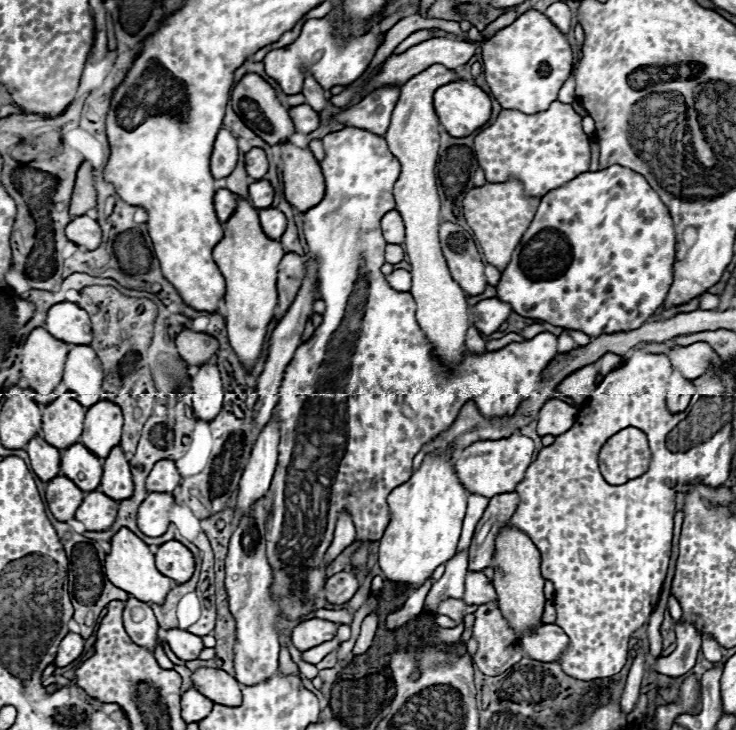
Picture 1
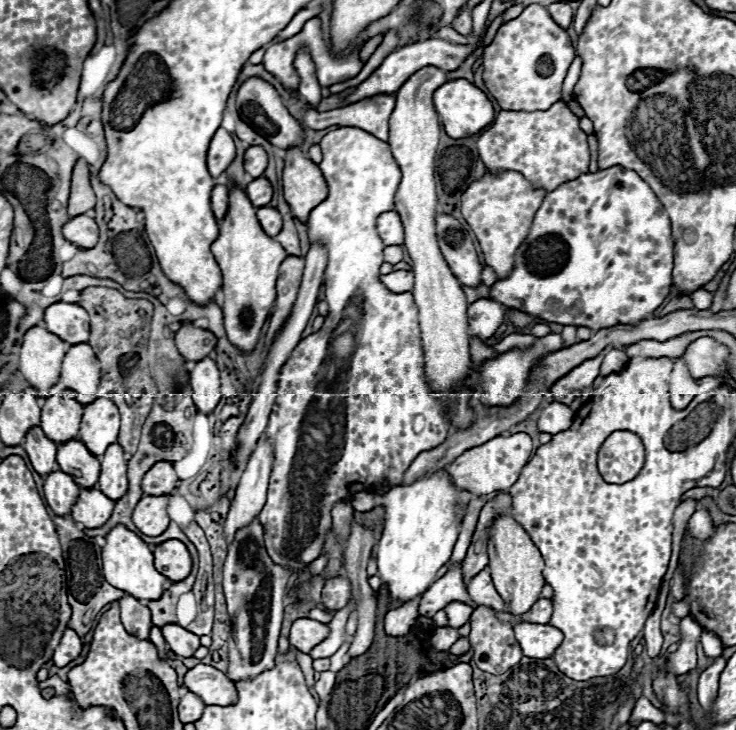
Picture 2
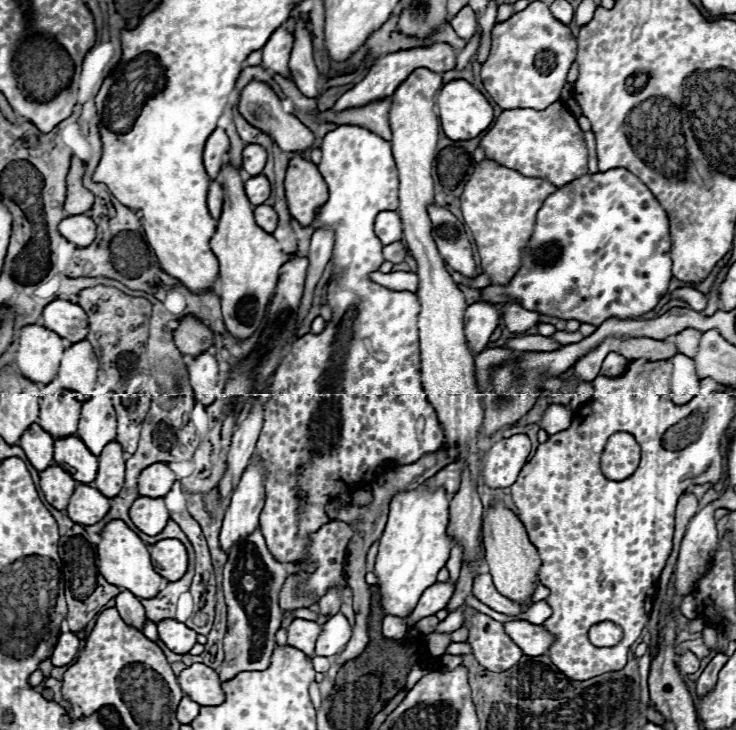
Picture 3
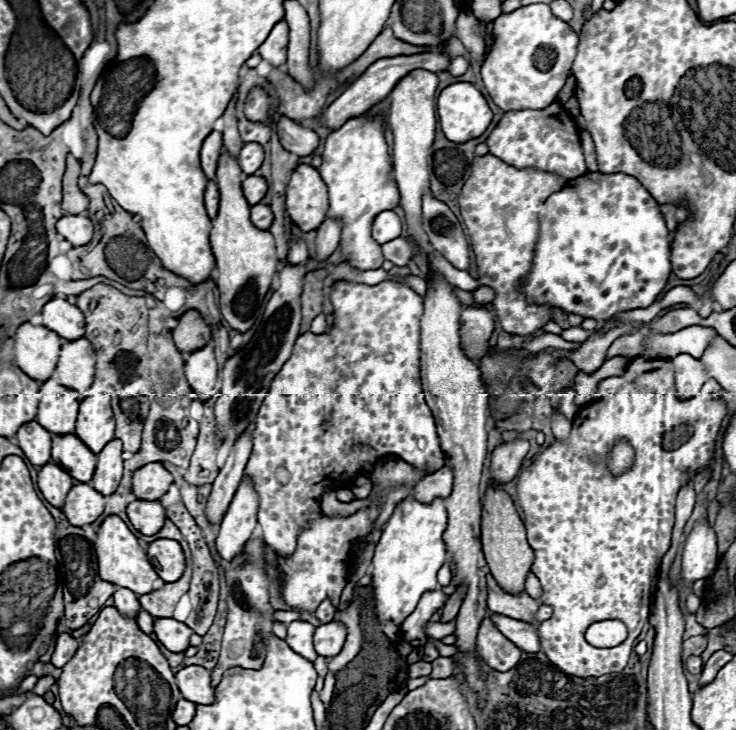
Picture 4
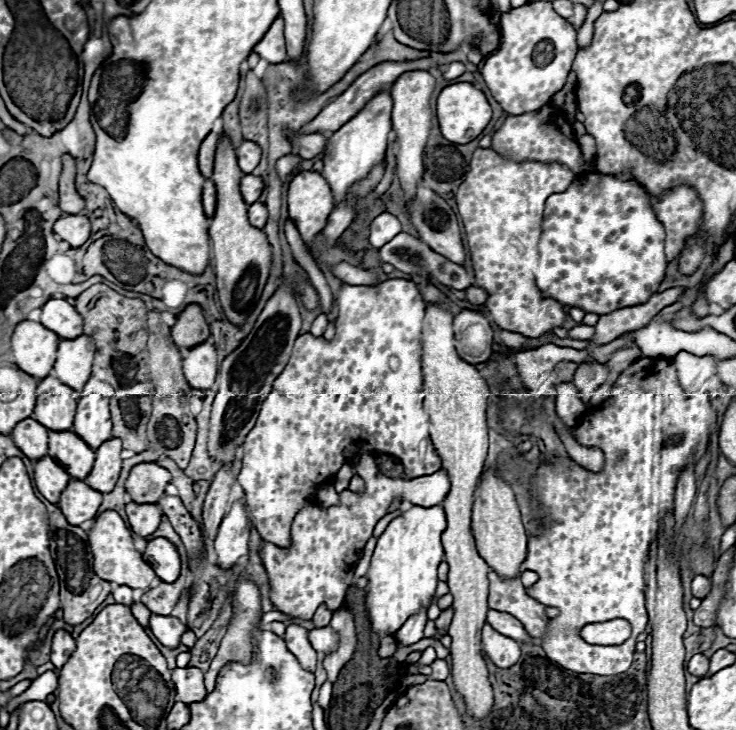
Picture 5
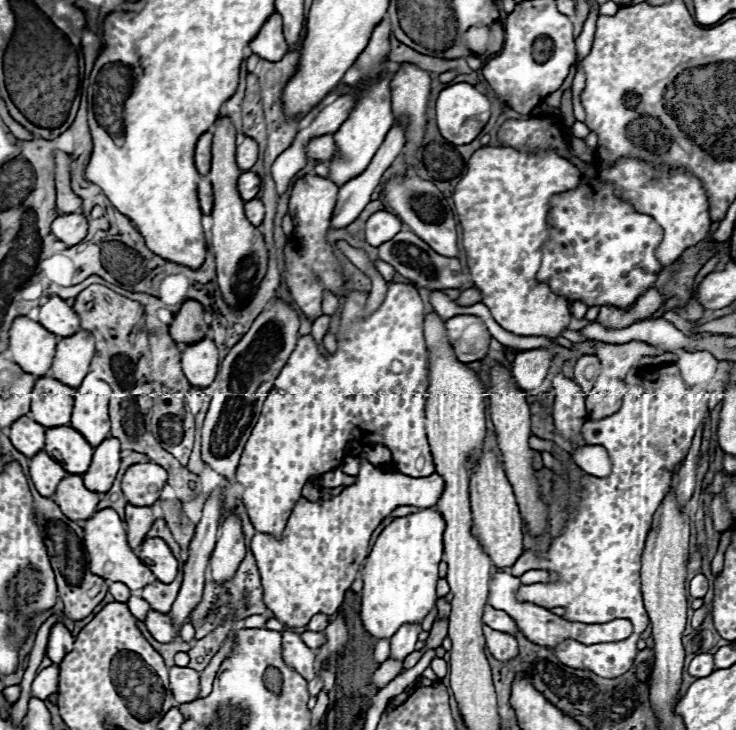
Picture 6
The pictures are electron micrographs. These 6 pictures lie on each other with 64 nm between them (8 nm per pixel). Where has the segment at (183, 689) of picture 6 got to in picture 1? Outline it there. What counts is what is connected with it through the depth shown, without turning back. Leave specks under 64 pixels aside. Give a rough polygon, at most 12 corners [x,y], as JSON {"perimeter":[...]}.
{"perimeter":[[200,668],[192,674],[214,704],[242,704],[240,682],[222,670]]}

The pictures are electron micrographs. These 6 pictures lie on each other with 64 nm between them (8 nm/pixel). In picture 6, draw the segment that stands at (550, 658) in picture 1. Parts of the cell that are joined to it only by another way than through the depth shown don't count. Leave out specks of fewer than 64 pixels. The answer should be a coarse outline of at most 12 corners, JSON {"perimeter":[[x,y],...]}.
{"perimeter":[[488,606],[482,622],[494,630],[518,632],[516,622],[506,612]]}

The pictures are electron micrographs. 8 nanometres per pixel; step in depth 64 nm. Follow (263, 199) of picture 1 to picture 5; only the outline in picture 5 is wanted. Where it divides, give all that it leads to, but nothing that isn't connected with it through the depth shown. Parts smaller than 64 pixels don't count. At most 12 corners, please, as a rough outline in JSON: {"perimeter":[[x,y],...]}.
{"perimeter":[[246,174],[240,190],[246,204],[254,204],[264,190],[260,176]]}

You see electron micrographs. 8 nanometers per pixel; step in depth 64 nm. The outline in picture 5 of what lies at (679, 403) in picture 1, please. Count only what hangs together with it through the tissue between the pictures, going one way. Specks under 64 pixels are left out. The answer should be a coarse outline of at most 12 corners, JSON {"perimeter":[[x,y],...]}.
{"perimeter":[[680,352],[672,358],[686,394],[714,376],[710,356]]}

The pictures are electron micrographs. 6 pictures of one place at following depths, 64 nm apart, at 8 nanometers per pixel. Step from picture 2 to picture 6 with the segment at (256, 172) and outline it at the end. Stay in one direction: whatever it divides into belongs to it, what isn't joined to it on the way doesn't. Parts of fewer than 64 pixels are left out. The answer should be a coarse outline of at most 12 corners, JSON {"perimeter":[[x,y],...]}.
{"perimeter":[[244,138],[236,148],[242,170],[250,170],[258,160],[258,144]]}

